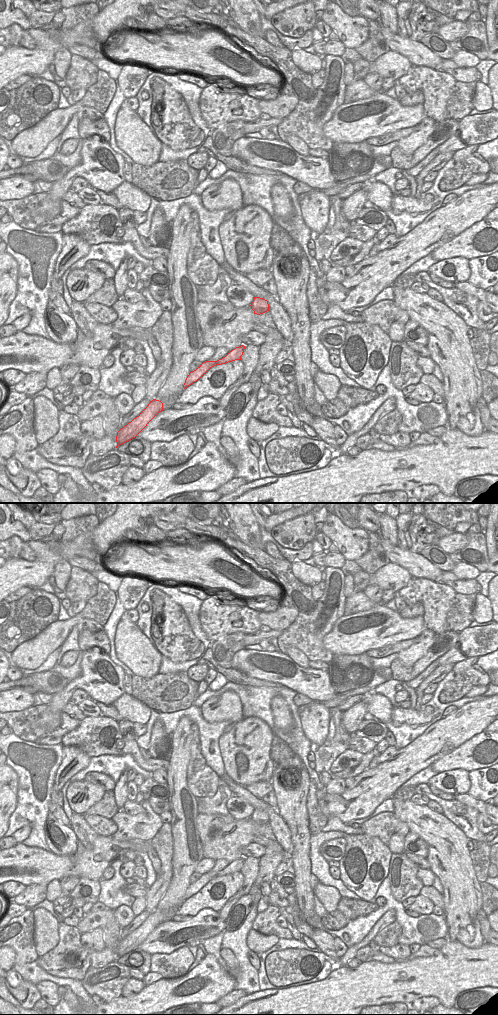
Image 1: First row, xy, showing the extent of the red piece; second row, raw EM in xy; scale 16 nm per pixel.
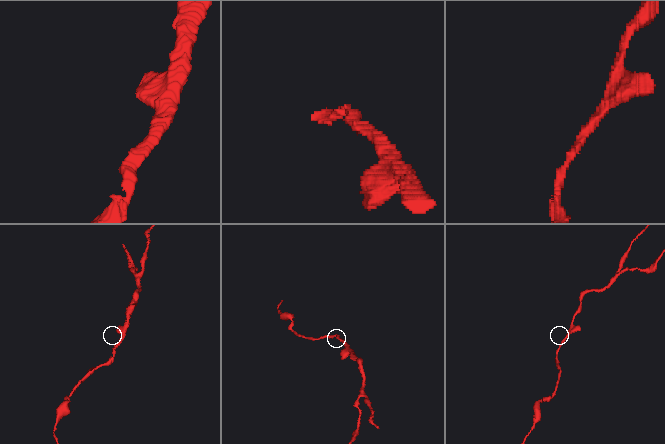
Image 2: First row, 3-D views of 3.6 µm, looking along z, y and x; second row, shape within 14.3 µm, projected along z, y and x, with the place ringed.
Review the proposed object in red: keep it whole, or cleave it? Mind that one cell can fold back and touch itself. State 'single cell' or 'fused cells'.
single cell

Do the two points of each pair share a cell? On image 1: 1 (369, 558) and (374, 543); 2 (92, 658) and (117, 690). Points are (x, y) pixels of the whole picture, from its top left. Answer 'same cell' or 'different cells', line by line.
1: same cell
2: same cell

